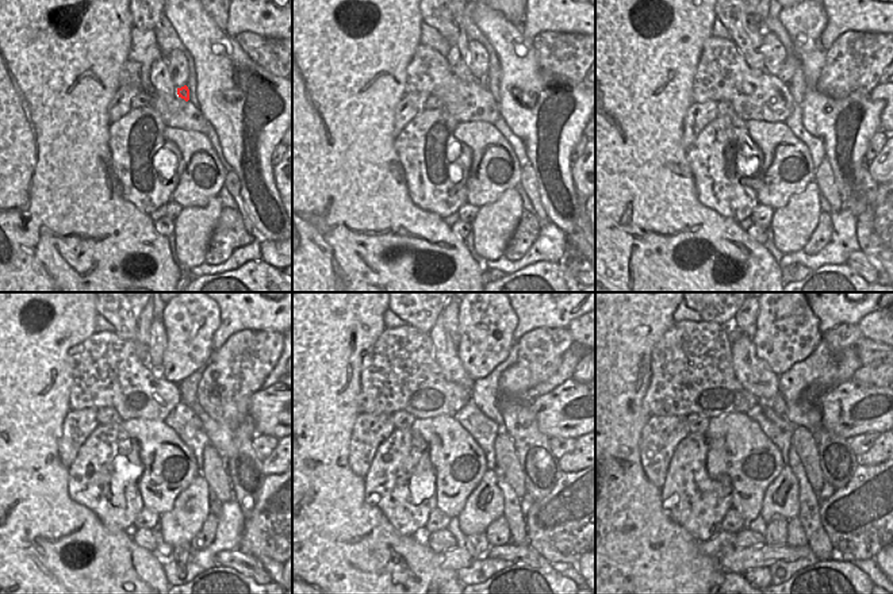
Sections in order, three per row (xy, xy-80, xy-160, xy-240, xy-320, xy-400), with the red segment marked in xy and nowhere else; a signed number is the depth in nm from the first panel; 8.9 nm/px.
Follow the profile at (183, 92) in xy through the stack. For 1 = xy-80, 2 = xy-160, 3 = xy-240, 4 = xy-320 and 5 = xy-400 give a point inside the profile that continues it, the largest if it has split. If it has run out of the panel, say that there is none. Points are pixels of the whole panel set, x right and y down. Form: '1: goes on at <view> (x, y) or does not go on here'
1: goes on at xy-80 (483, 81)
2: goes on at xy-160 (809, 18)
3: goes on at xy-240 (190, 320)
4: goes on at xy-320 (486, 320)
5: goes on at xy-400 (788, 330)

